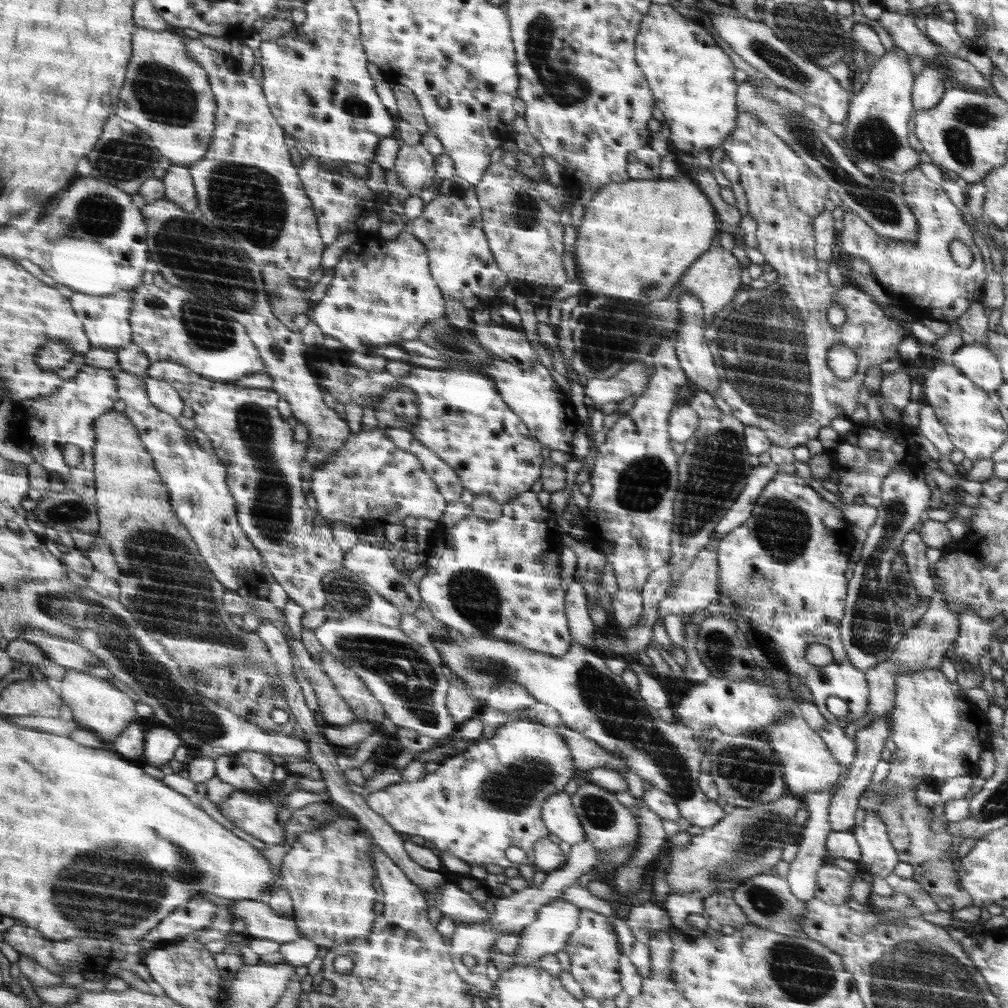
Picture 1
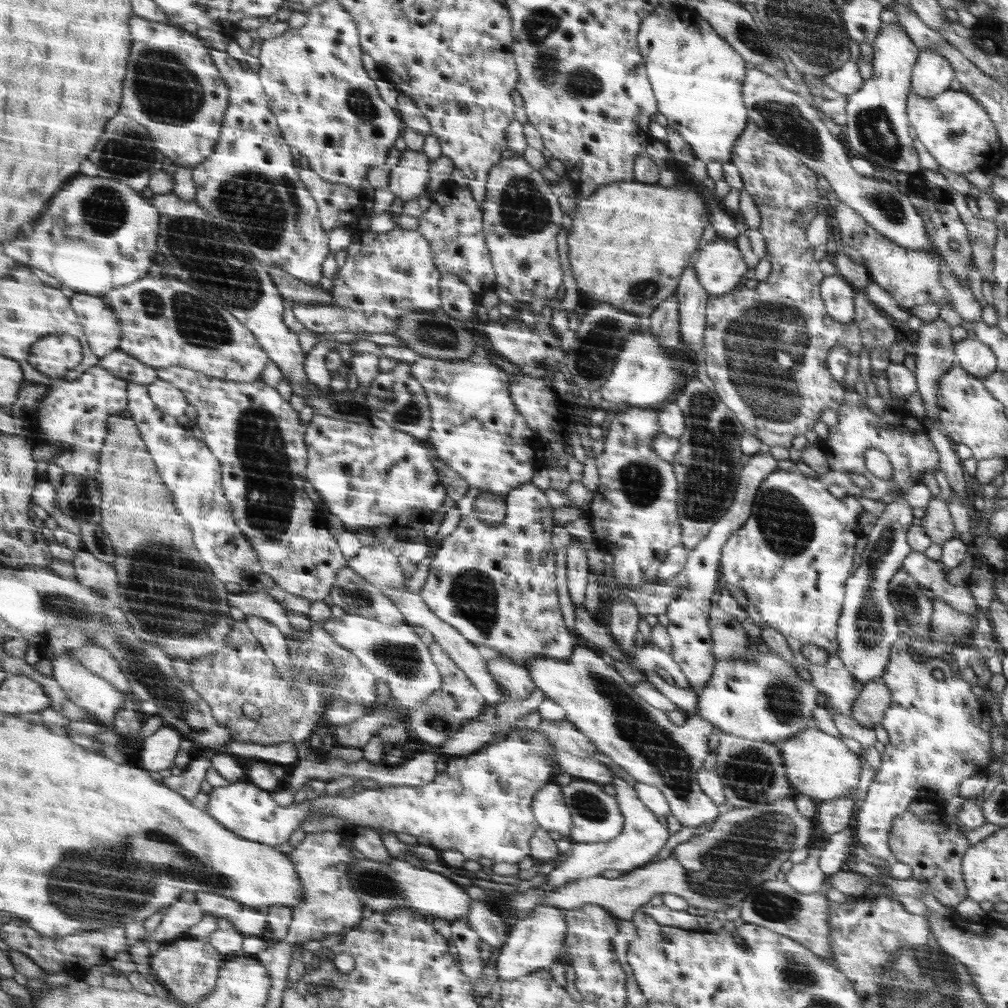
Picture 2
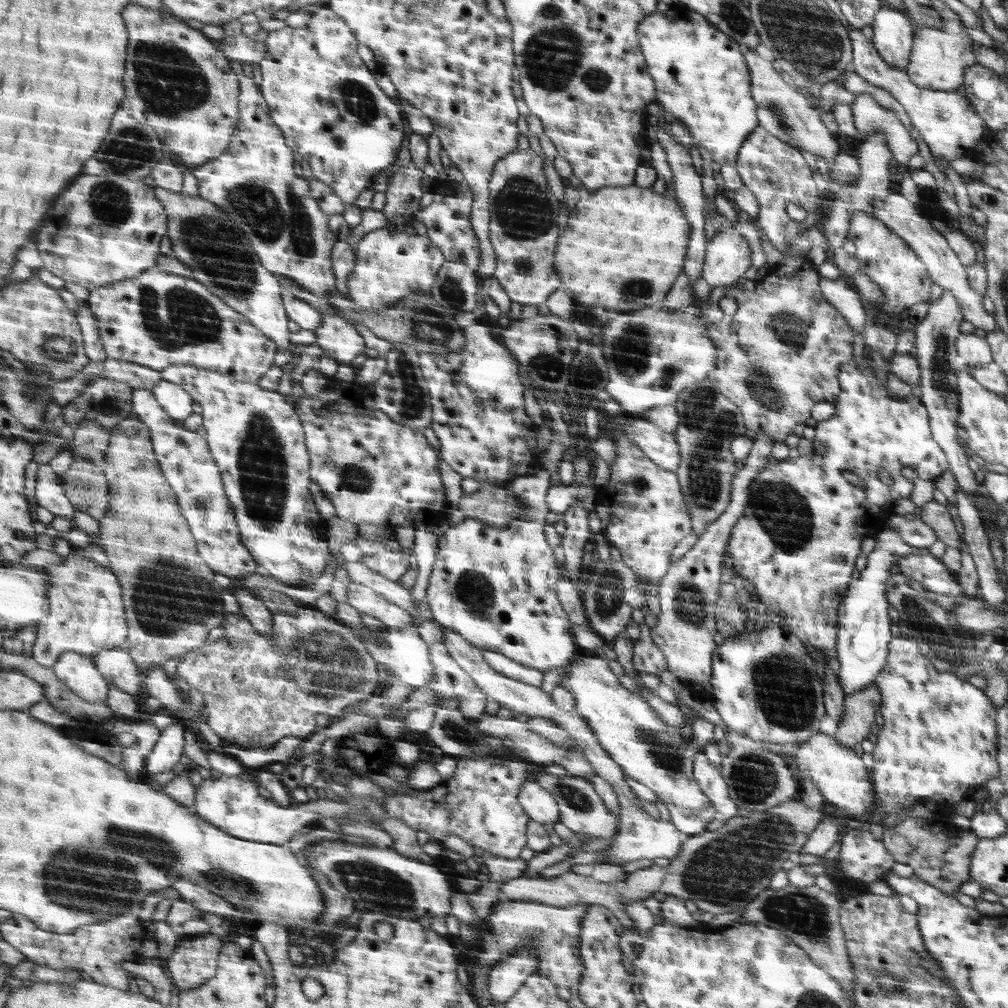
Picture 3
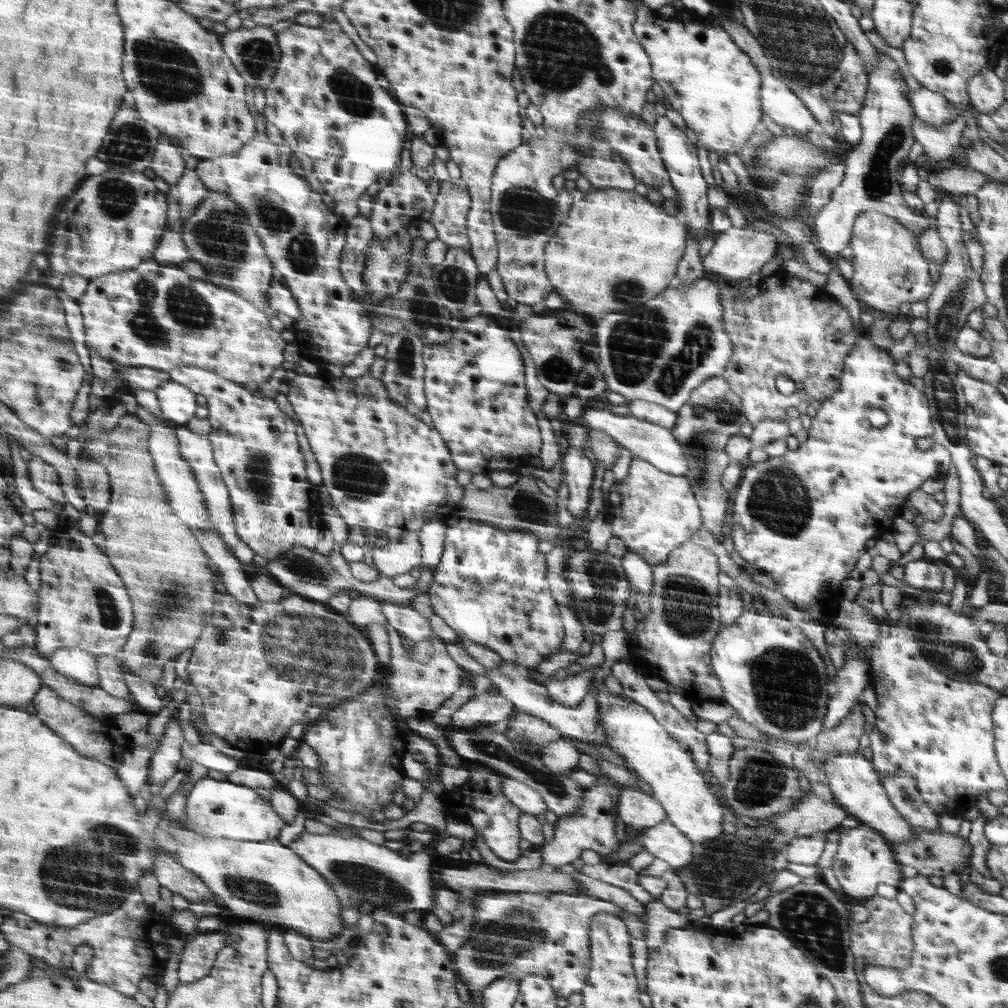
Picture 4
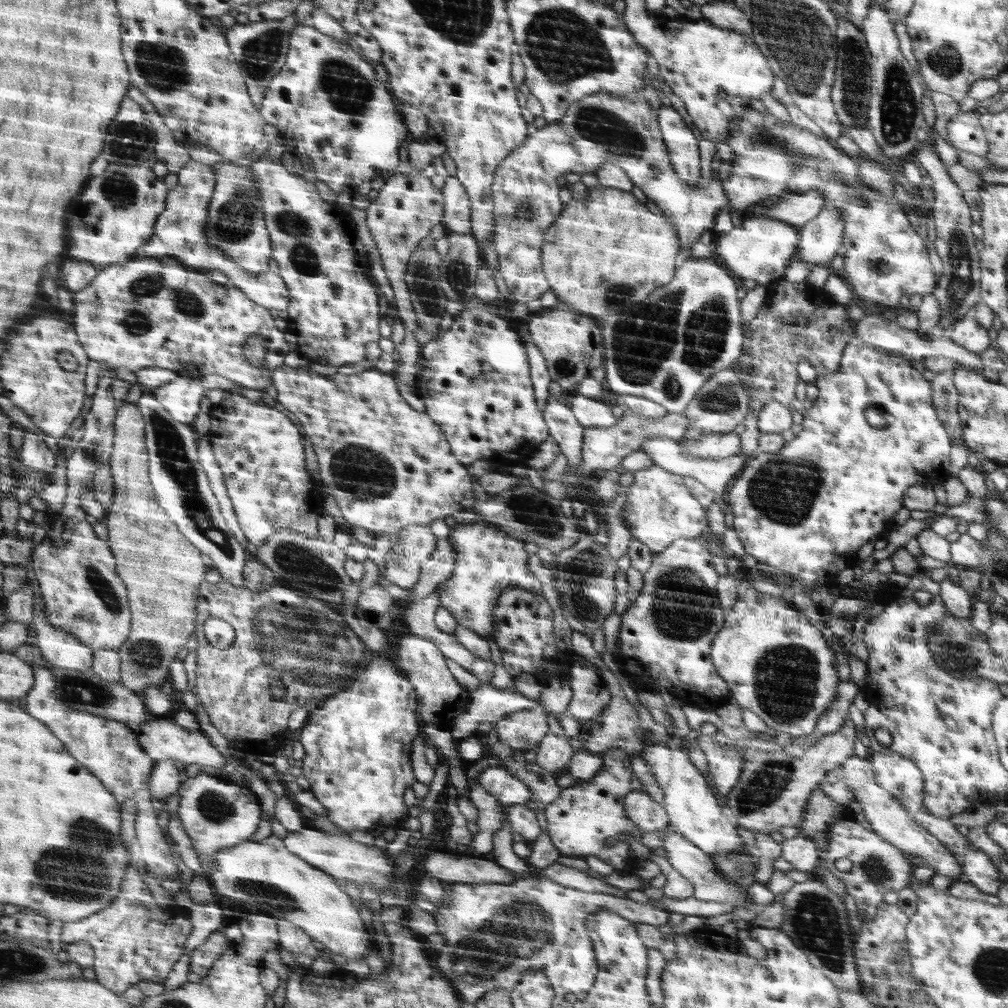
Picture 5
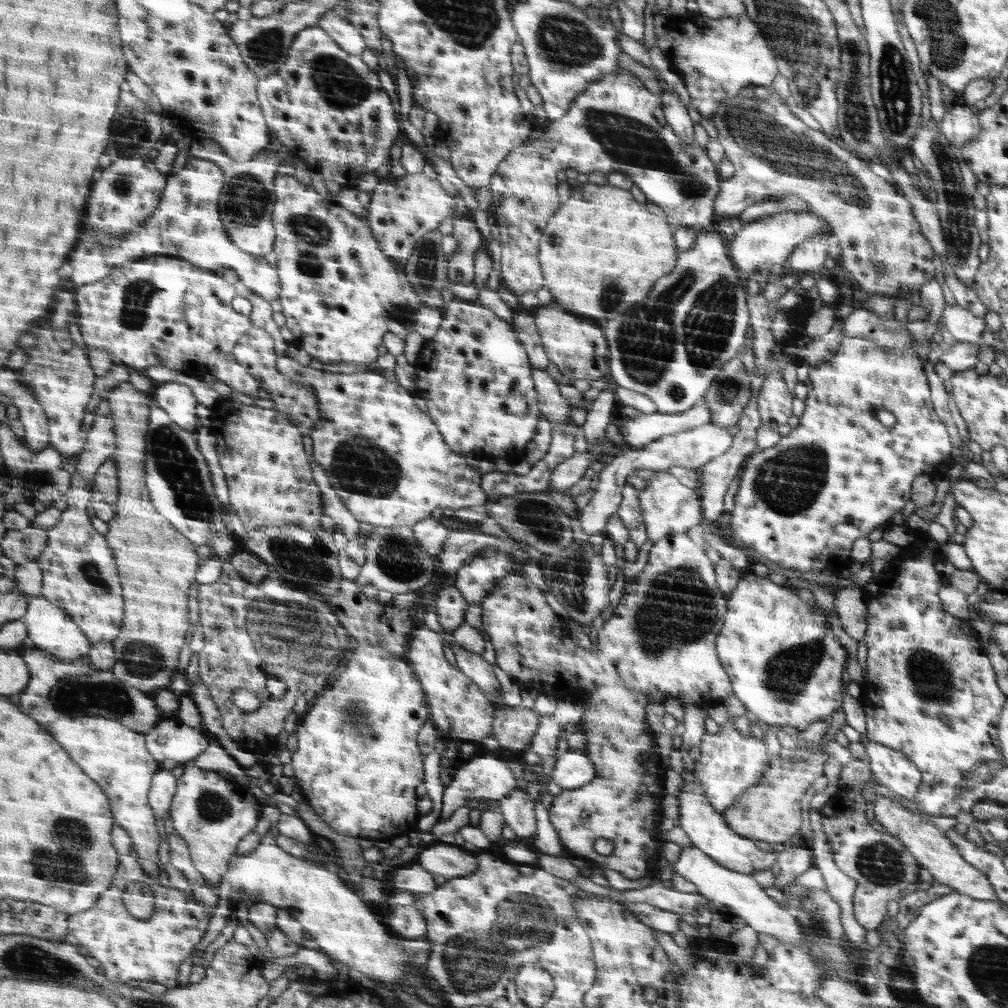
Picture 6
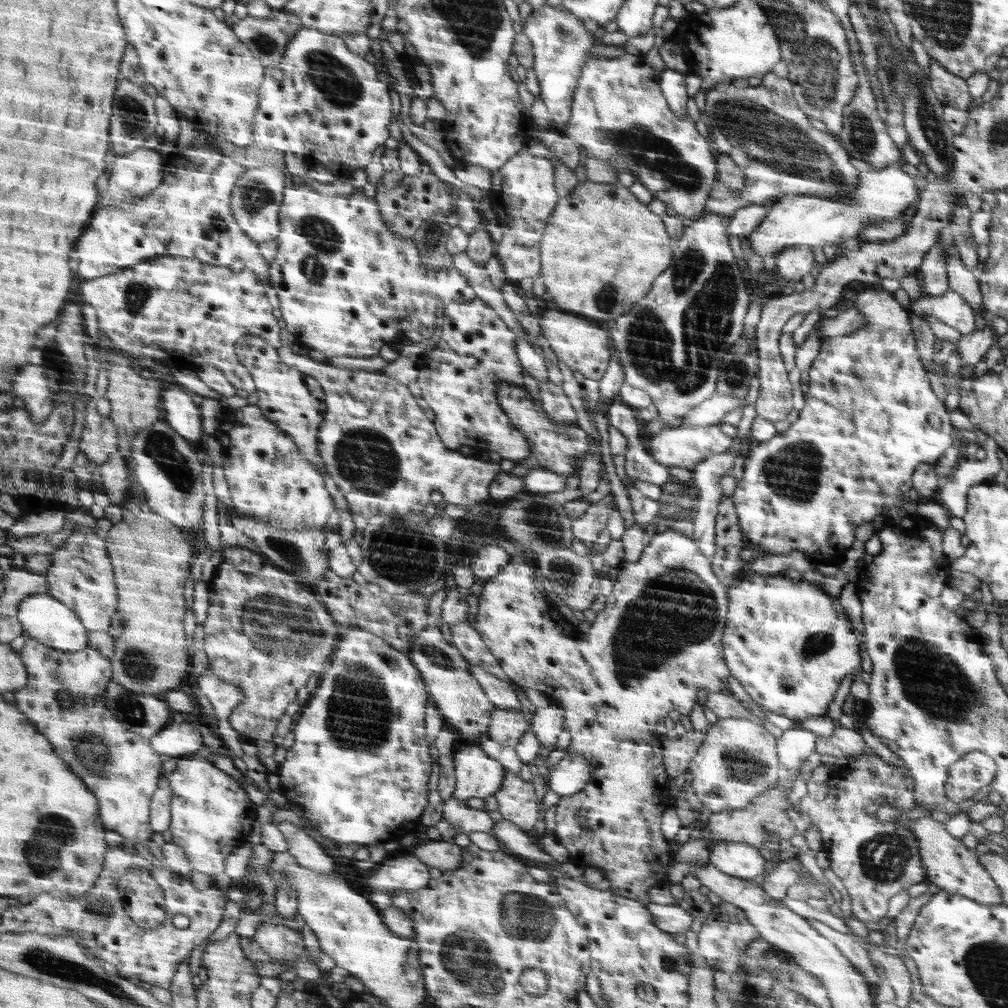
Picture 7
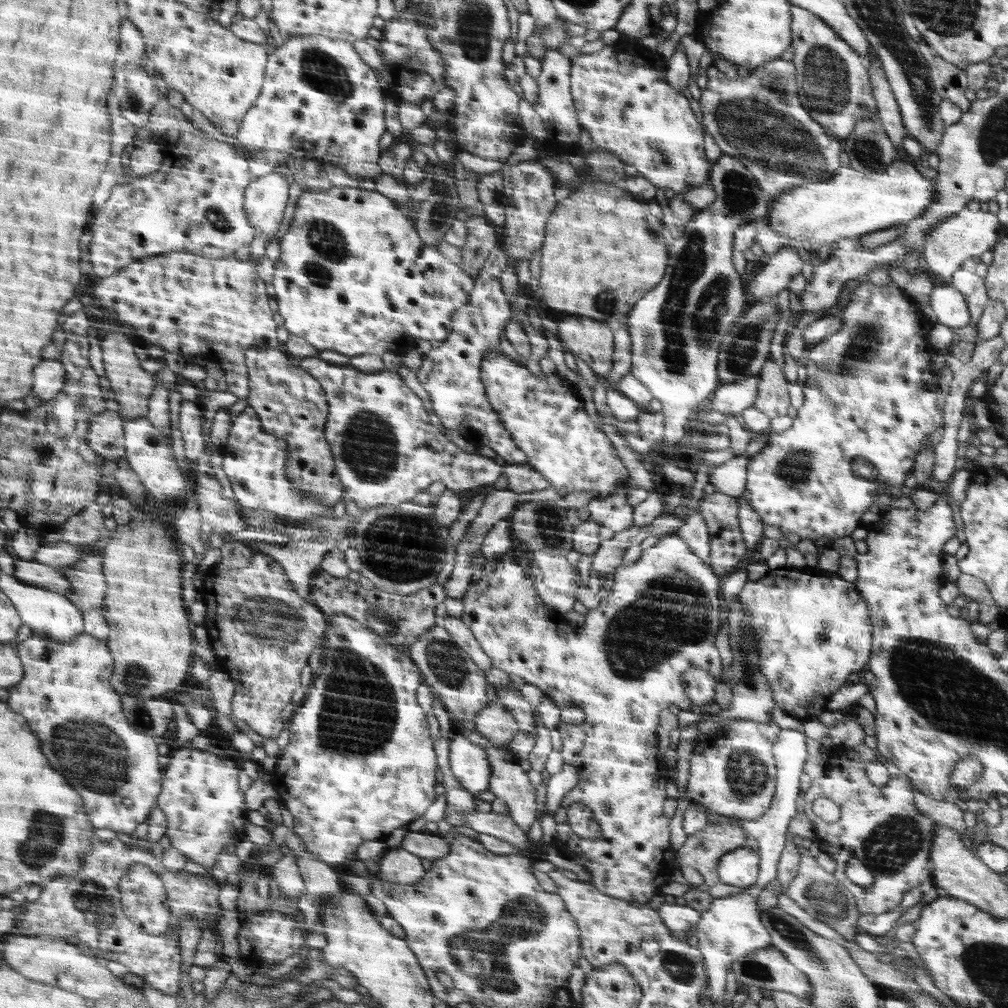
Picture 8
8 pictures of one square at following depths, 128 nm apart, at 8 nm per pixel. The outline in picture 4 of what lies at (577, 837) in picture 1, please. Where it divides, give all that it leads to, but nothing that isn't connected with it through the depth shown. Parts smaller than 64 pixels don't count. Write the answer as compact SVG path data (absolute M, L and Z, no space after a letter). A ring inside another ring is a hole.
M501 776L501 788L505 801L517 805L521 812L543 817L549 810L541 793L522 781Z

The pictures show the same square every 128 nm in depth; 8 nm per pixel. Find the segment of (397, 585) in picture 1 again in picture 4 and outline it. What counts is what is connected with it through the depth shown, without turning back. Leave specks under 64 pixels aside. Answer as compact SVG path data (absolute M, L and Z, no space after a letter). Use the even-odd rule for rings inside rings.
M405 531L398 543L376 547L372 555L375 569L391 579L420 567L421 544L417 531Z

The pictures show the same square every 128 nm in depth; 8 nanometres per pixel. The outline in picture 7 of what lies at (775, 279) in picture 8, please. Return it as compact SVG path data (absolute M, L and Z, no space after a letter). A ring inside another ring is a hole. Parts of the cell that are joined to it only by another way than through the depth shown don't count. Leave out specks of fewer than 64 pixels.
M810 246L788 247L778 254L775 262L775 278L791 282L800 281L817 265Z

